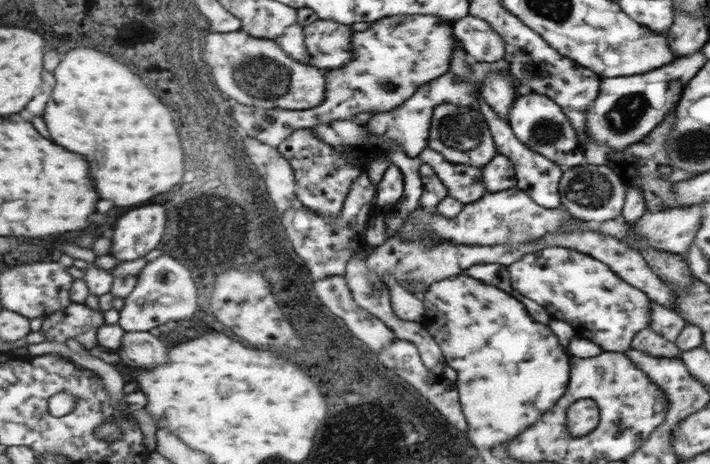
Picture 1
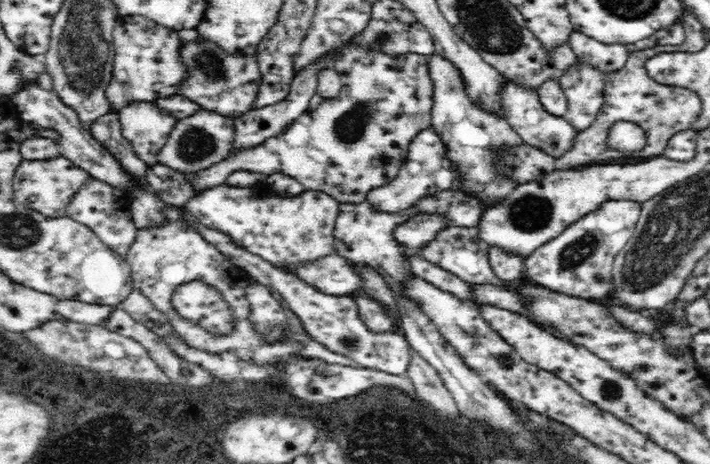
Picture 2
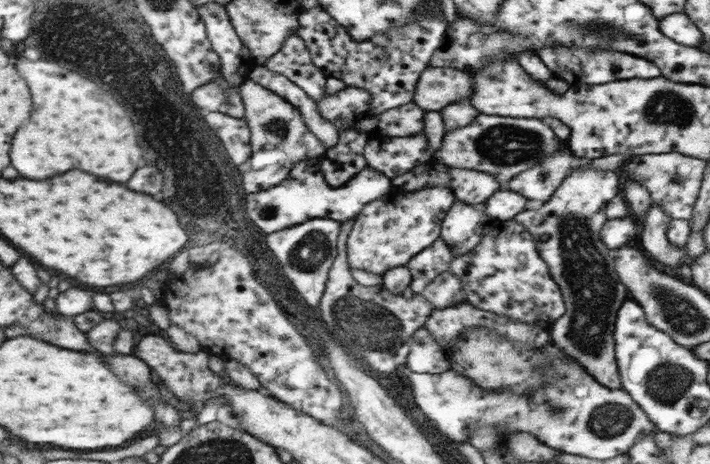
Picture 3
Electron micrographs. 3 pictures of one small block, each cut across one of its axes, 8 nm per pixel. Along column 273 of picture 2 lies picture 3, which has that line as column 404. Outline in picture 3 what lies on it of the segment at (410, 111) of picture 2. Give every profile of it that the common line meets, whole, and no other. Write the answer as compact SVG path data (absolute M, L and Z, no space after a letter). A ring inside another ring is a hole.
M421 132L413 138L375 136L365 144L363 156L369 168L379 170L393 180L425 162L431 162L433 150L429 148L425 134Z

